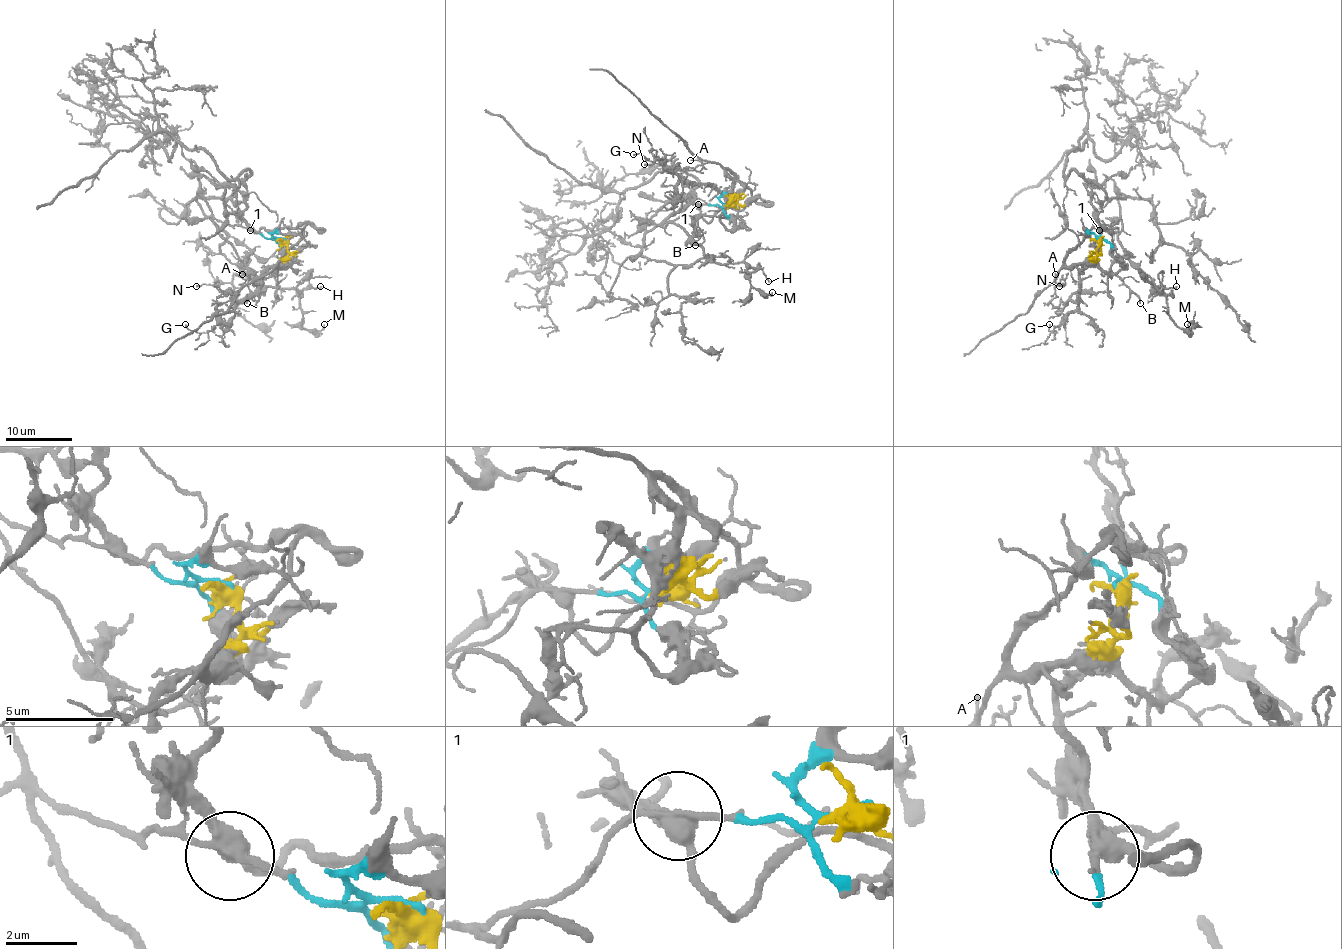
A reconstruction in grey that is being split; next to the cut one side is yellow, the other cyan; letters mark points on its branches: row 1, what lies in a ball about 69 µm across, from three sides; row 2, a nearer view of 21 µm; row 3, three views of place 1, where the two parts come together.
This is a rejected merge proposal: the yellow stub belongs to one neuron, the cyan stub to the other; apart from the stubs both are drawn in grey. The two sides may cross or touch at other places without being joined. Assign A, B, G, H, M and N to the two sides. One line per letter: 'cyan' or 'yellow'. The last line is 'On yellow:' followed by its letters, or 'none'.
A: yellow
B: yellow
G: yellow
H: cyan
M: cyan
N: yellow
On yellow: A, B, G, N

